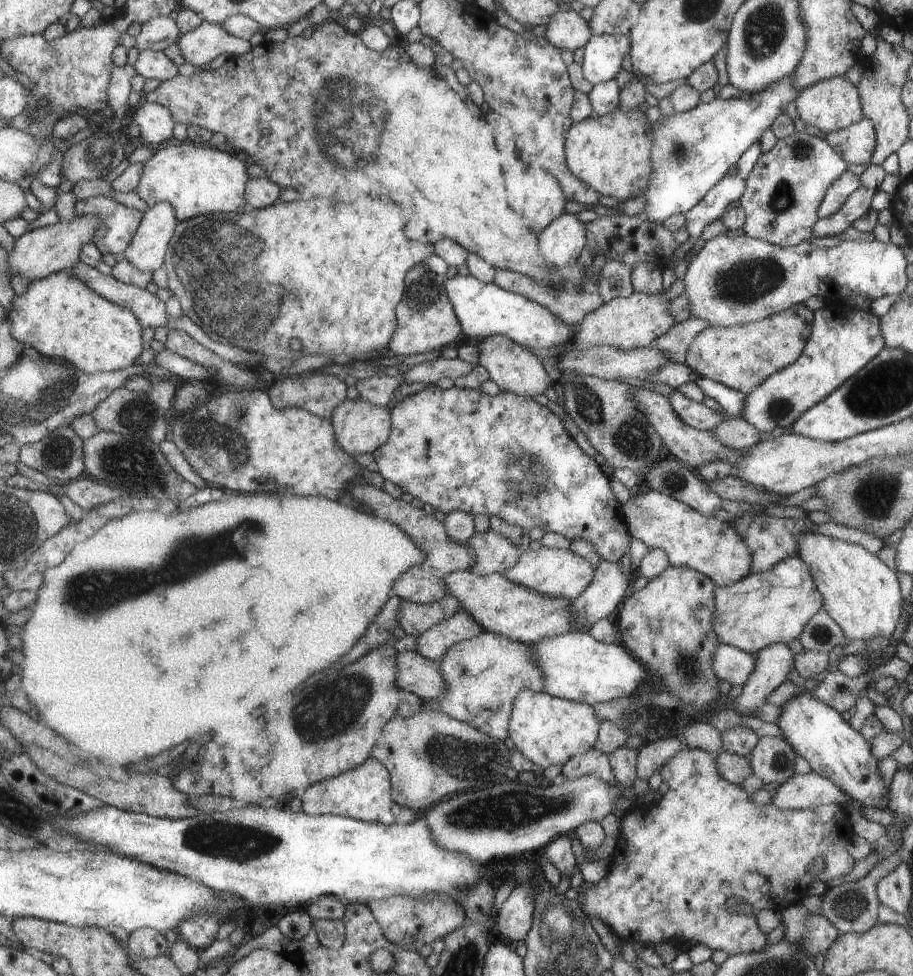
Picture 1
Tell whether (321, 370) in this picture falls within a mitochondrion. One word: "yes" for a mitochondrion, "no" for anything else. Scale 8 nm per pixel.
no

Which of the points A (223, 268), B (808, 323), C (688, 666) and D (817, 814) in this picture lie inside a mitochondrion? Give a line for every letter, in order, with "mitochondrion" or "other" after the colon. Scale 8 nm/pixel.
A: mitochondrion
B: other
C: mitochondrion
D: other

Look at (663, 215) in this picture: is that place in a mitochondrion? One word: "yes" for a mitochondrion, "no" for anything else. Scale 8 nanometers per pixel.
no

